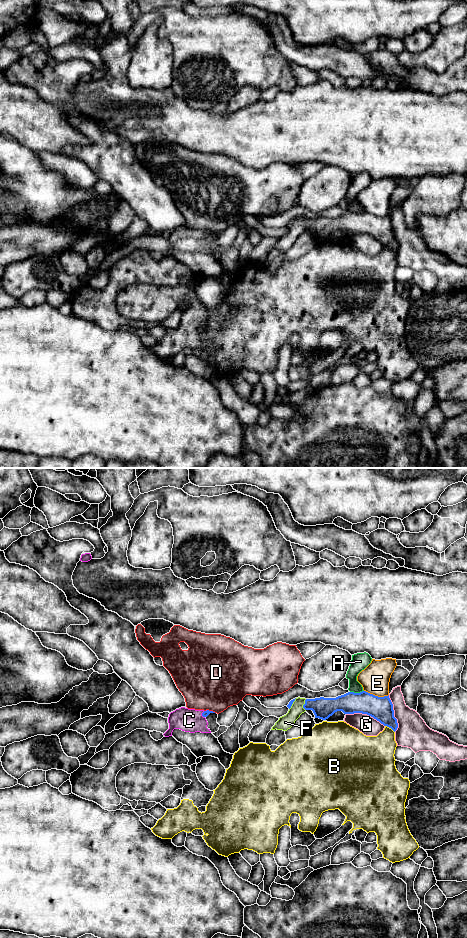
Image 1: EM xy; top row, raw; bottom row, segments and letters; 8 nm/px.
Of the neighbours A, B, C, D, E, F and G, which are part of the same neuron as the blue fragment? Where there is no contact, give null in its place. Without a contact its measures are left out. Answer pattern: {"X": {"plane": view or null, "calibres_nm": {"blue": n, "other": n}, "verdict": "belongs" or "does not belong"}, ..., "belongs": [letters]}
{"A": {"plane": "xy", "calibres_nm": {"blue": 190, "other": 140}, "verdict": "does not belong"}, "B": {"plane": "xy", "calibres_nm": {"blue": 190, "other": 300}, "verdict": "does not belong"}, "C": {"plane": "xy", "calibres_nm": {"blue": 50, "other": 190}, "verdict": "belongs"}, "D": {"plane": "xy", "calibres_nm": {"blue": 50, "other": 480}, "verdict": "does not belong"}, "E": {"plane": "xy", "calibres_nm": {"blue": 190, "other": 240}, "verdict": "does not belong"}, "F": {"plane": "xy", "calibres_nm": {"blue": 170, "other": 120}, "verdict": "does not belong"}, "G": {"plane": "xy", "calibres_nm": {"blue": 190, "other": 150}, "verdict": "does not belong"}, "belongs": ["C"]}

